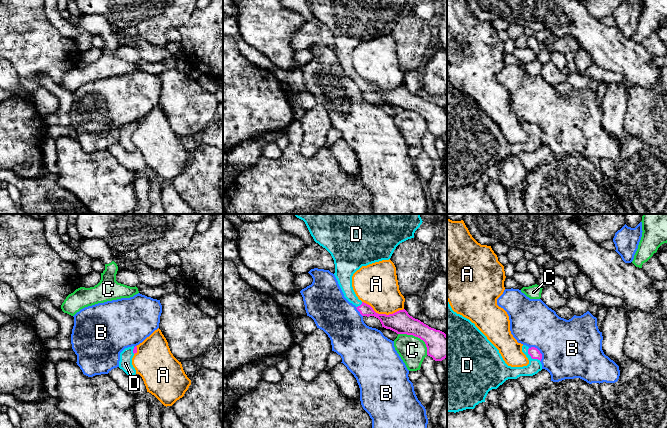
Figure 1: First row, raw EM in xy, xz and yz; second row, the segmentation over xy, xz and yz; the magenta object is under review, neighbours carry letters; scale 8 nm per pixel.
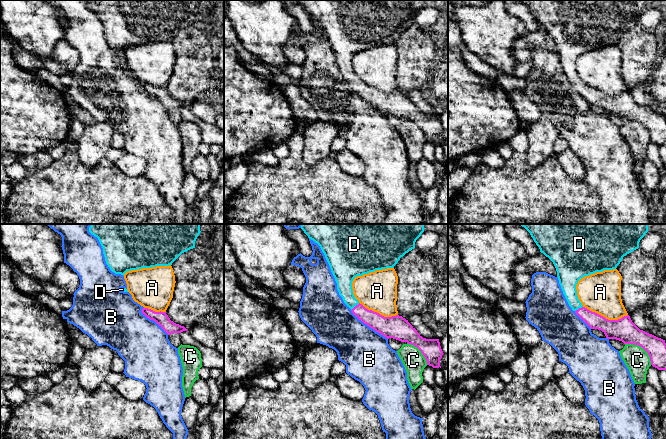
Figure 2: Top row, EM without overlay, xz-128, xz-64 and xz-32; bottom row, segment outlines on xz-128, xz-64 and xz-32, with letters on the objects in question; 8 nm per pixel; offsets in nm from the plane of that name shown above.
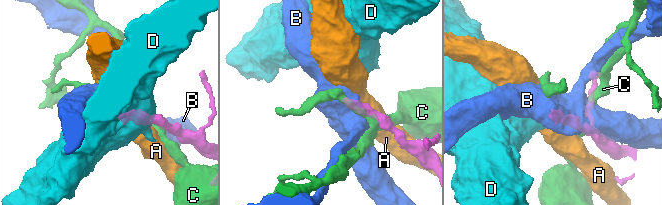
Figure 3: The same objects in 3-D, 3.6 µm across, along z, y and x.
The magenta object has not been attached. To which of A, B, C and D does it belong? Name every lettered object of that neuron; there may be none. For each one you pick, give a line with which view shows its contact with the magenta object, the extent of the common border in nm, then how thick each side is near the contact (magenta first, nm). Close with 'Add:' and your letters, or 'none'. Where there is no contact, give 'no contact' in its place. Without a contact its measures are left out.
D: yz | 140 nm | 80/120 nm
Add: D

